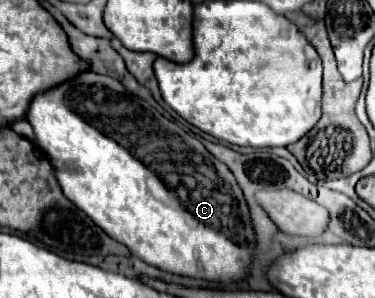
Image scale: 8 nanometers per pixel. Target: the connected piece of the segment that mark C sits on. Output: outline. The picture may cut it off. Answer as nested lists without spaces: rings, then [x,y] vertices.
[[[83,70],[35,94],[25,118],[33,126],[37,144],[47,152],[65,196],[113,240],[125,244],[133,256],[165,272],[191,278],[229,282],[245,276],[255,238],[233,174],[197,138],[131,94],[117,78]]]

